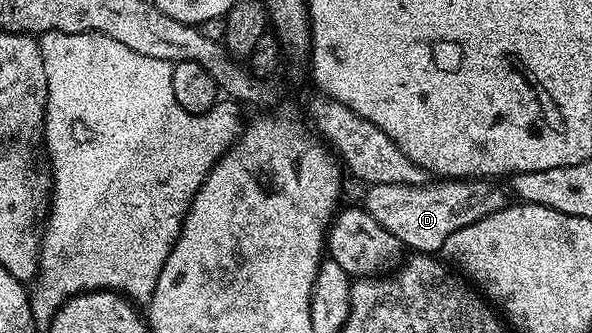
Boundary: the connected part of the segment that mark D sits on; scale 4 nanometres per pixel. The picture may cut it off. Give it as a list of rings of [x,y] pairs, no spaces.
[[[487,178],[471,181],[432,181],[427,185],[411,187],[410,185],[371,184],[362,200],[364,210],[370,217],[386,229],[405,247],[416,253],[443,252],[446,237],[458,233],[466,225],[482,217],[492,215],[506,206],[504,191],[499,182]]]

